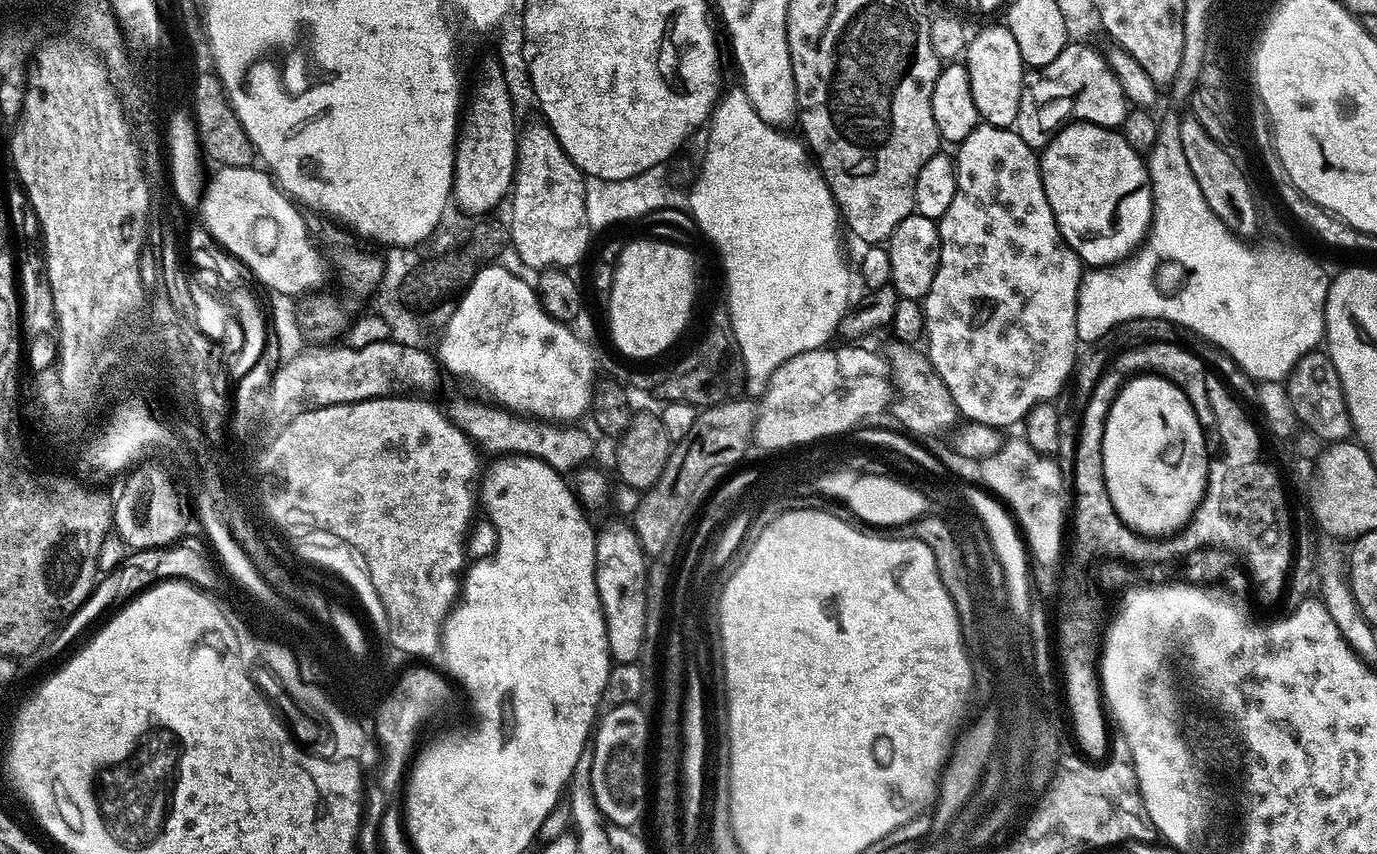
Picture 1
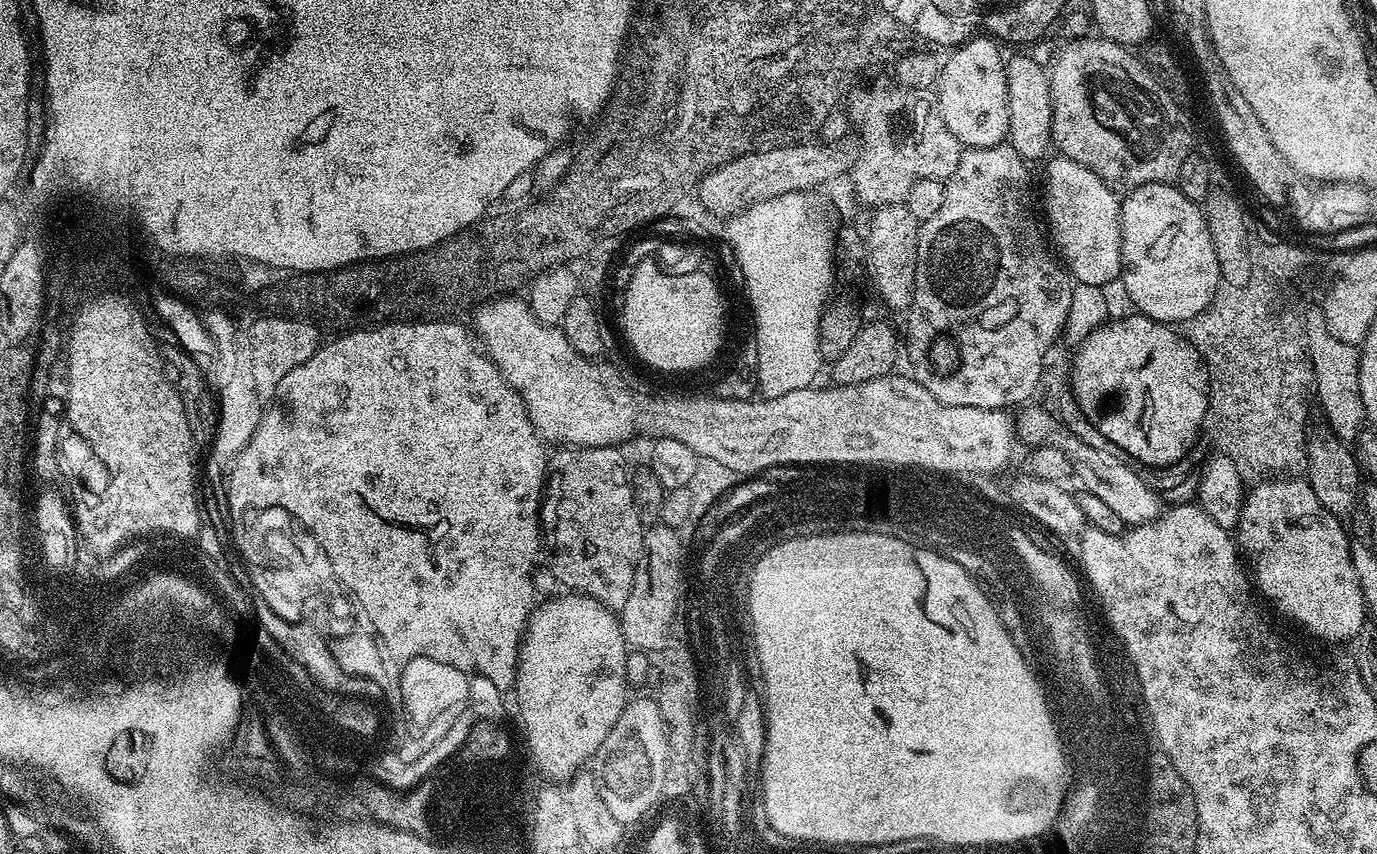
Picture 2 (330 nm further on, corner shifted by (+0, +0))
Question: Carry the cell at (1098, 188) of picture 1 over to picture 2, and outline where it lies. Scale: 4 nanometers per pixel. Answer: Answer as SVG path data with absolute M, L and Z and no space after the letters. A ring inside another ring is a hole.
M1143 184L1120 200L1122 285L1141 316L1169 326L1204 312L1222 287L1214 242L1201 205L1190 202L1179 187Z

